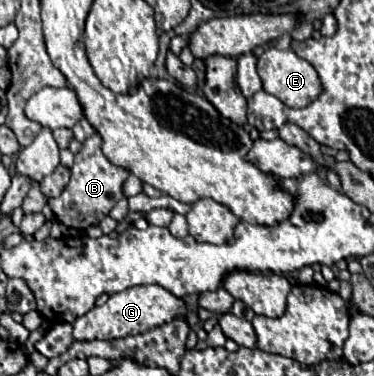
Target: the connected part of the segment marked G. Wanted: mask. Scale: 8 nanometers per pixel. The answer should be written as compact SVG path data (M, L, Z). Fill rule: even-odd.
M145 285L145 287L131 287L121 293L113 293L109 301L101 307L93 307L89 313L79 317L73 323L73 337L79 341L91 339L117 339L127 335L139 335L149 329L155 329L163 323L173 319L187 319L185 301L177 299L173 293L163 289L161 285Z

